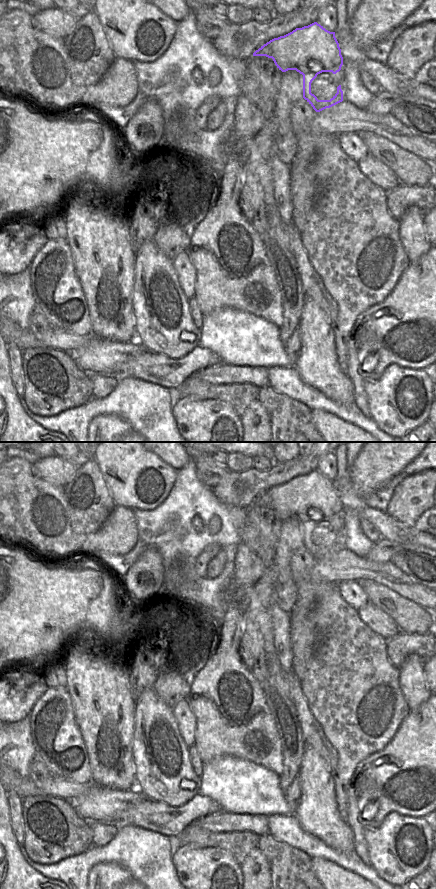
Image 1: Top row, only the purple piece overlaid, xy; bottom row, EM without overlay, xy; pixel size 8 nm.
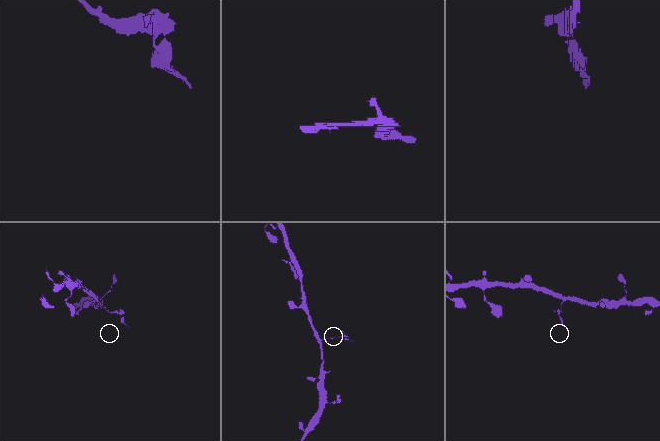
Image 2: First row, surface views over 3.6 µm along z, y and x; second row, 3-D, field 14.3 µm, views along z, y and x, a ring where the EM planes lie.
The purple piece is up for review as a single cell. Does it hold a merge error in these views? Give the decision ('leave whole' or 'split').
split

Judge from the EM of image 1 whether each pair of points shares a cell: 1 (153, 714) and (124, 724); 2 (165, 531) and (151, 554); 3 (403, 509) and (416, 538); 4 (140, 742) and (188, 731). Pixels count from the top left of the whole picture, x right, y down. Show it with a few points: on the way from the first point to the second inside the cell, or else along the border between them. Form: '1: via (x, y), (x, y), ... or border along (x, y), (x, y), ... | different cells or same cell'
1: border along (135, 700), (135, 728), (132, 743) | different cells
2: border along (134, 561), (153, 548), (160, 555), (163, 569) | different cells
3: border along (425, 510), (410, 528) | different cells
4: border along (172, 711), (178, 732), (188, 748) | different cells

